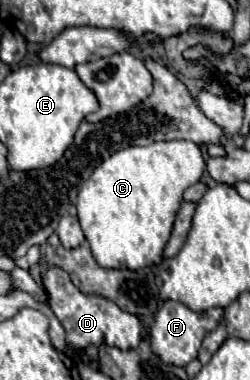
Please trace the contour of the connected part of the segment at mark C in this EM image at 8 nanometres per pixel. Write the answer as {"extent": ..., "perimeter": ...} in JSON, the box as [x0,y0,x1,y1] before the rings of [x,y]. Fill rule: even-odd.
{"extent":[76,140,206,270],"perimeter":[[[184,140],[154,142],[150,146],[128,146],[124,150],[114,152],[108,160],[104,160],[82,184],[76,200],[78,220],[96,262],[102,268],[126,268],[126,270],[142,270],[144,266],[160,264],[162,250],[168,242],[174,224],[174,216],[180,204],[184,202],[182,194],[186,188],[200,182],[204,170],[206,164],[200,148],[194,142]]]}

